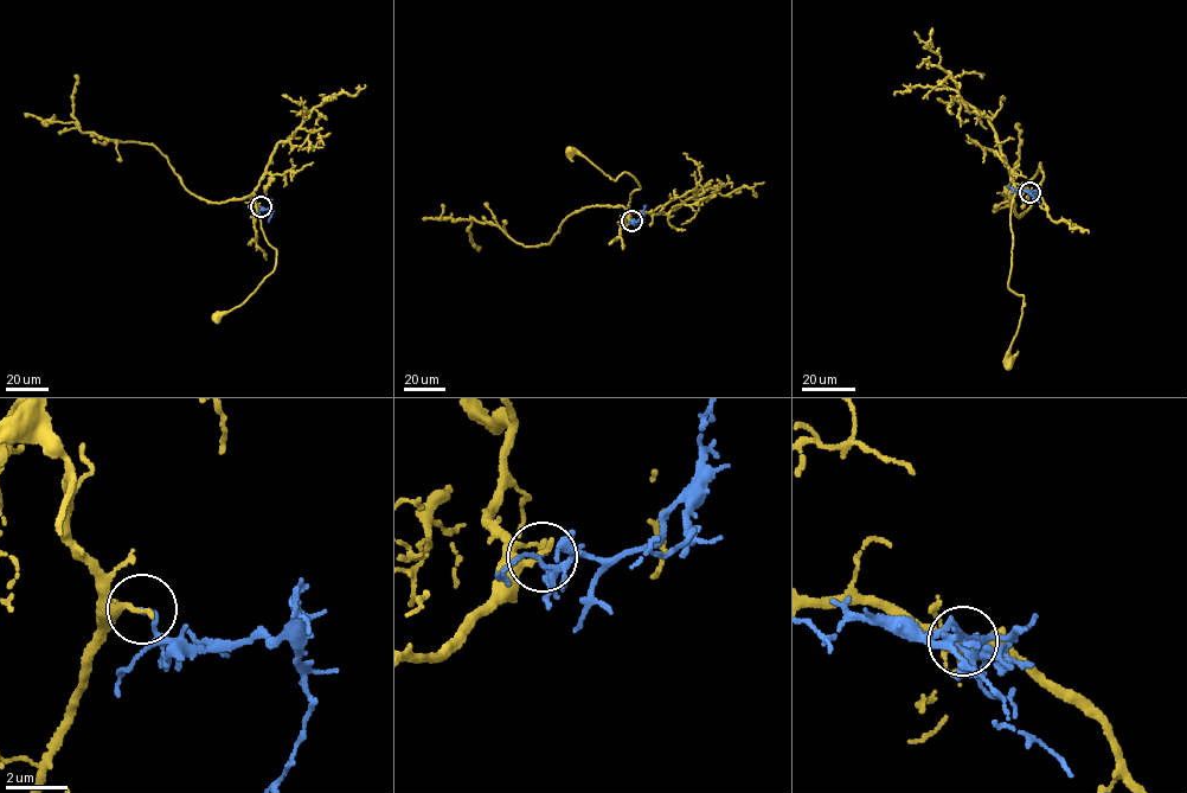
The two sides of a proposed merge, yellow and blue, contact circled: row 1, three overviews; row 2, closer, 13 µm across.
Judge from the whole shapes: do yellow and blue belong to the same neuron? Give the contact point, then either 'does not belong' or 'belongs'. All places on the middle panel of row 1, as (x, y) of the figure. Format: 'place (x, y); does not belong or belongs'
place (632, 221); belongs

